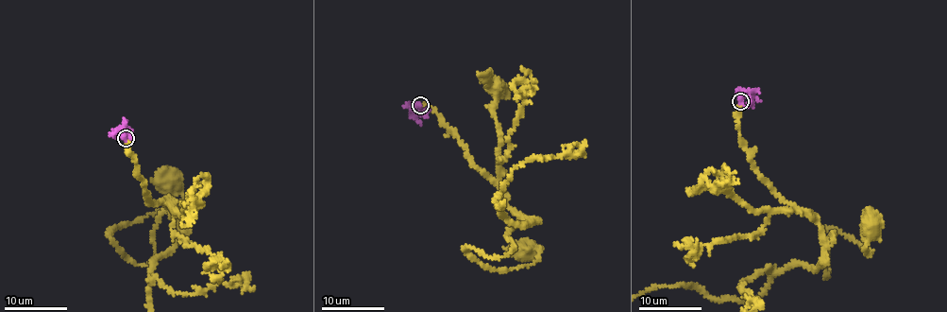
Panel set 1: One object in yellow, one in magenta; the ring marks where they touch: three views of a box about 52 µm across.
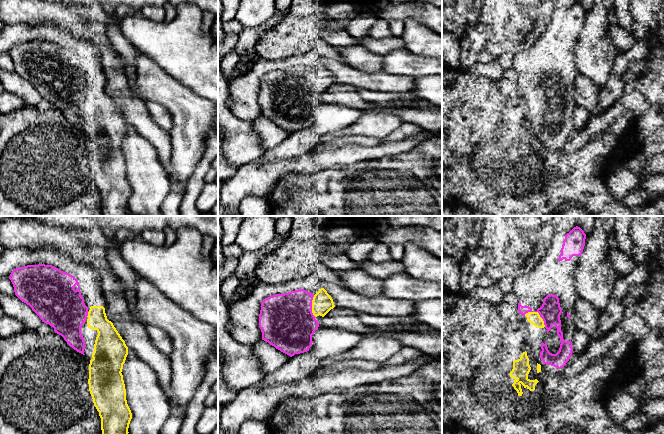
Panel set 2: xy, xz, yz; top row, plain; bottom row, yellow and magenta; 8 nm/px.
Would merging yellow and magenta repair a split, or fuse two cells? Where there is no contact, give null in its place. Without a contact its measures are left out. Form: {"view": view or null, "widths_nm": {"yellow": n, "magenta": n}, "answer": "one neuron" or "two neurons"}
{"view": "xz", "widths_nm": {"yellow": 170, "magenta": 440}, "answer": "one neuron"}

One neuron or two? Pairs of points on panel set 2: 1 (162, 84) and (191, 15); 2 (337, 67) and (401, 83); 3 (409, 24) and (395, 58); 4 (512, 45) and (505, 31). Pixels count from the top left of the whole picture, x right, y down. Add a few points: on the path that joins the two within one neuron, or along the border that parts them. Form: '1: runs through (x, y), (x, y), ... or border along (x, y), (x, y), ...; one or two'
1: border along (149, 58), (186, 87); two
2: runs through (353, 77), (363, 81), (385, 82); one
3: border along (405, 49), (414, 54), (427, 57); two
4: runs through (512, 42), (505, 34); one

